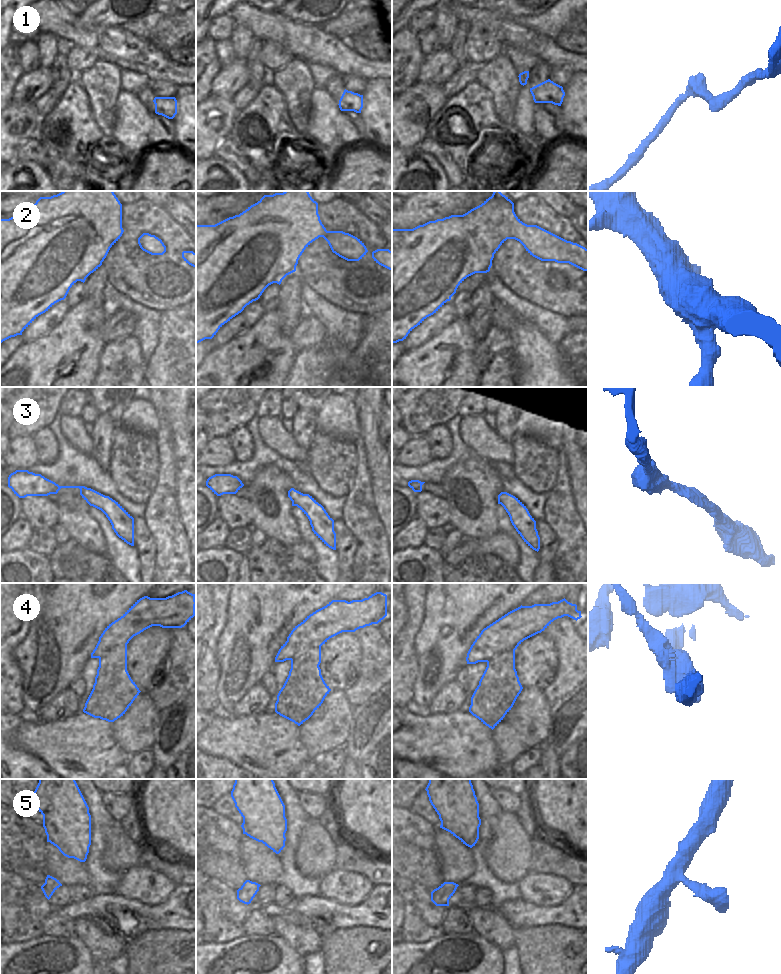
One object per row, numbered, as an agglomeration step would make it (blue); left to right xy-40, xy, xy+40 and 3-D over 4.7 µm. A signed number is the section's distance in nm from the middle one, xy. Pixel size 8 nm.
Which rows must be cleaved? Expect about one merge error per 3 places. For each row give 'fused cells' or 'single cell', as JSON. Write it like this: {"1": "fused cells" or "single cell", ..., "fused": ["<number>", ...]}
{"1": "single cell", "2": "single cell", "3": "single cell", "4": "fused cells", "5": "single cell", "fused": ["4"]}

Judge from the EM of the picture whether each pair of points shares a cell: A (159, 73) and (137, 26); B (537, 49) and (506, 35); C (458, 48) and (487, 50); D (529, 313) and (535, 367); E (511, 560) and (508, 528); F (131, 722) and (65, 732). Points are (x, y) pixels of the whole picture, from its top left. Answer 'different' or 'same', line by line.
A: different
B: same
C: different
D: different
E: different
F: different

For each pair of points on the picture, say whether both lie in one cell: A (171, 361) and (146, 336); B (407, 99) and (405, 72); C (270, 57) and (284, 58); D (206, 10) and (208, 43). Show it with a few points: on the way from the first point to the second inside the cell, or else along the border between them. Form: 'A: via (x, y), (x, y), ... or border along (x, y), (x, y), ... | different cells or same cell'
A: border along (160, 322), (158, 343), (145, 366) | different cells
B: border along (415, 81), (402, 92) | different cells
C: via (273, 57), (281, 57) | same cell
D: border along (206, 36), (208, 37) | different cells

